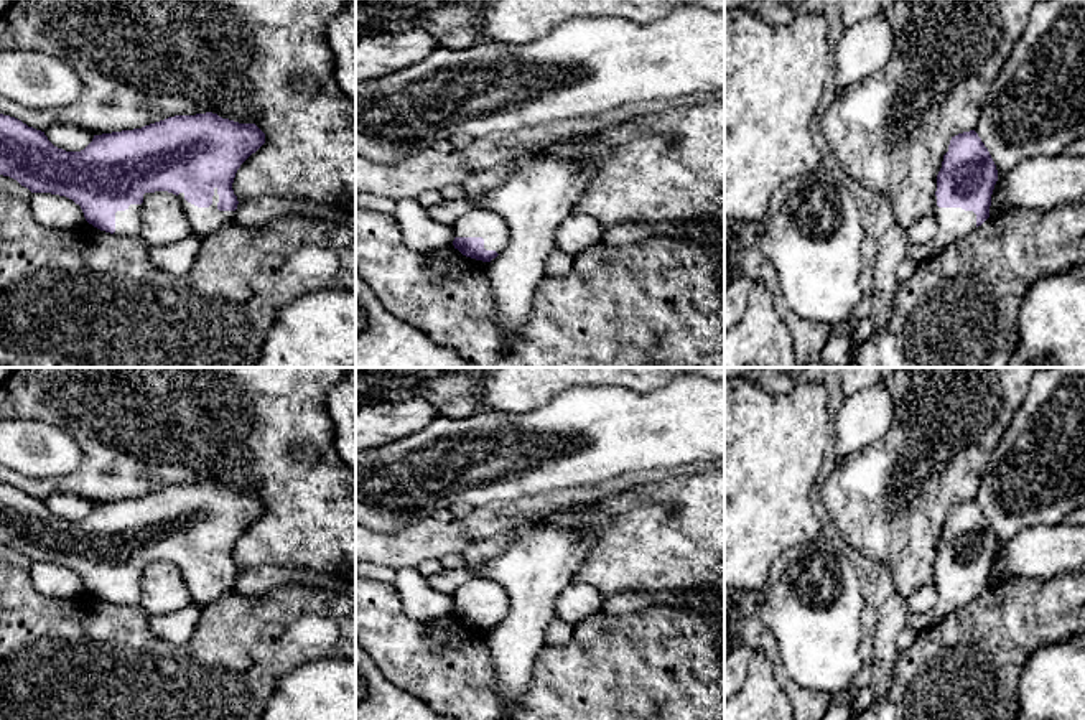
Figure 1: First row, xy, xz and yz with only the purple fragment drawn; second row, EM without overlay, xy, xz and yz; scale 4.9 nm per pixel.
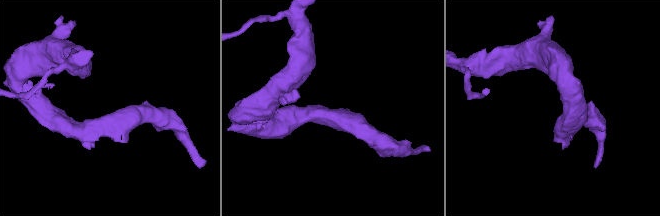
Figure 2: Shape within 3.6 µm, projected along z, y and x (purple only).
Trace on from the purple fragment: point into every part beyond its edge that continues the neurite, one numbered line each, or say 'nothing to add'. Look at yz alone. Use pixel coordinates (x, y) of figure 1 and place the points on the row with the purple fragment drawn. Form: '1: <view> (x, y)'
1: yz (952, 223)

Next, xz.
1: xz (478, 223)

